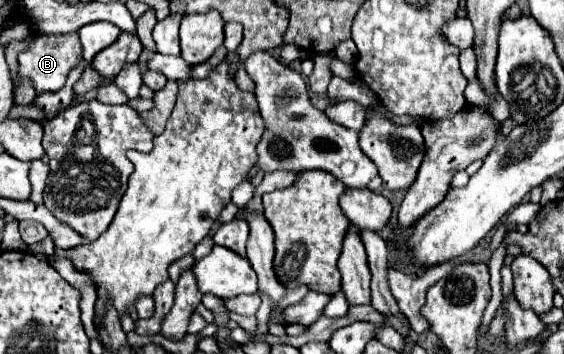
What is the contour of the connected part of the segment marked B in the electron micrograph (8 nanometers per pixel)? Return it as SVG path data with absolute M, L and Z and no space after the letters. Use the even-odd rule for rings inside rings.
M76 32L70 34L34 34L28 48L18 54L18 76L28 78L36 94L56 92L64 86L68 72L82 58L82 44Z

